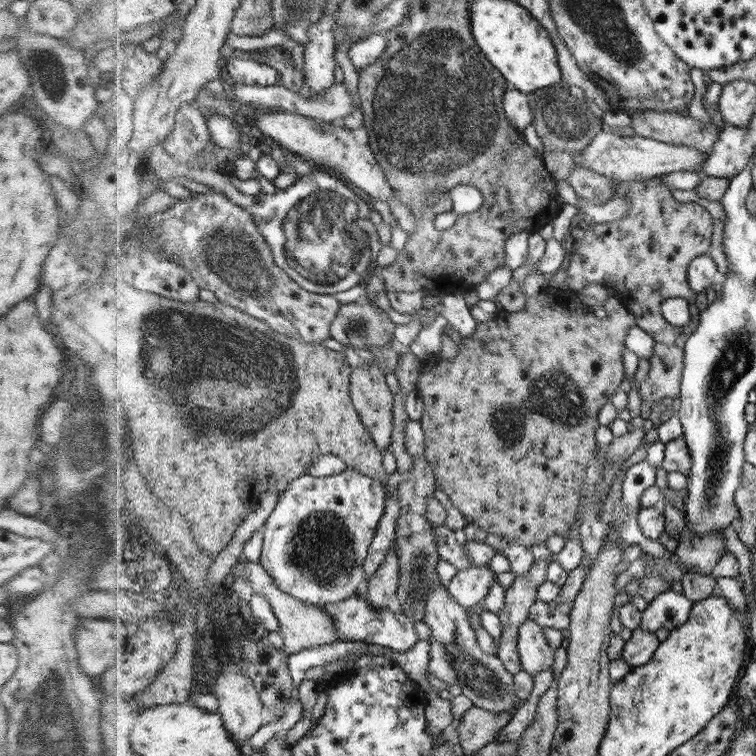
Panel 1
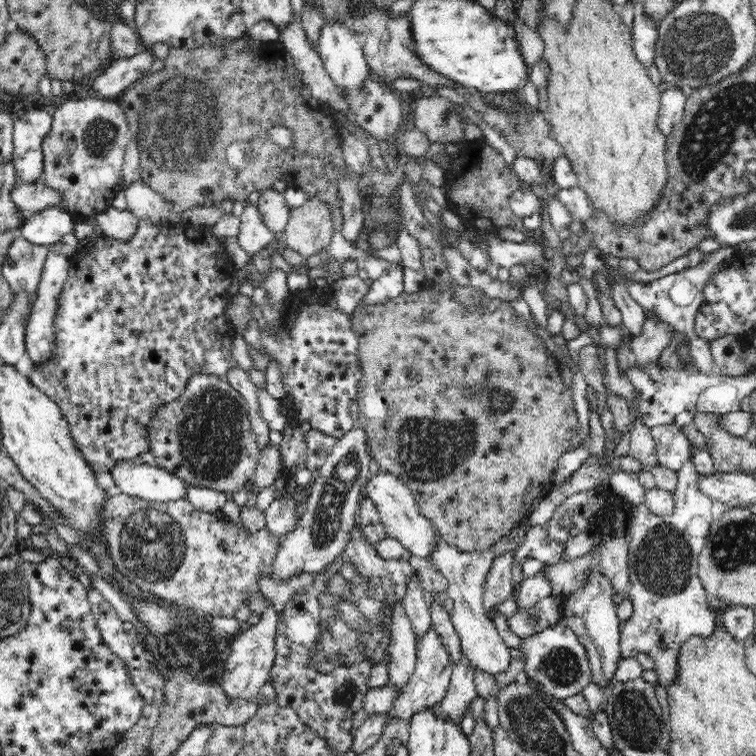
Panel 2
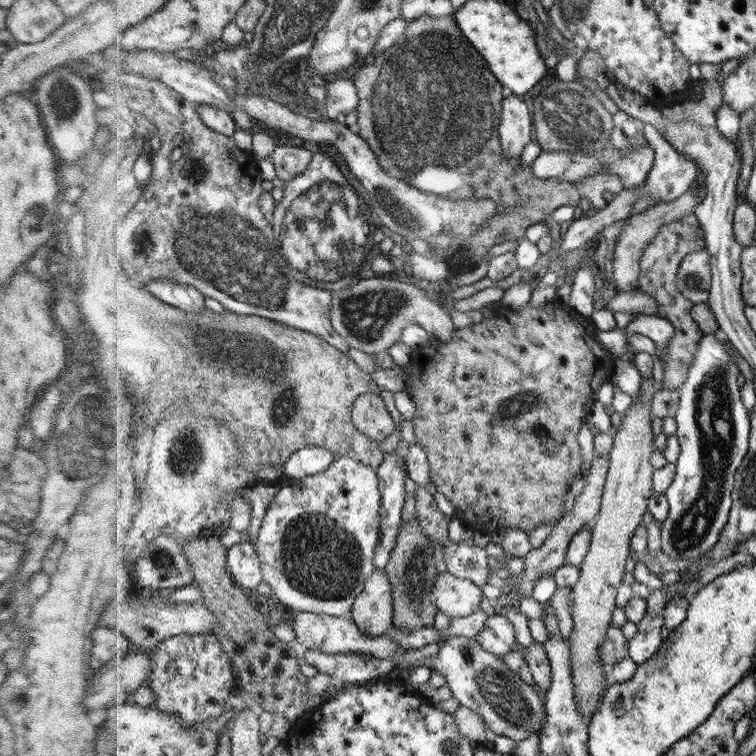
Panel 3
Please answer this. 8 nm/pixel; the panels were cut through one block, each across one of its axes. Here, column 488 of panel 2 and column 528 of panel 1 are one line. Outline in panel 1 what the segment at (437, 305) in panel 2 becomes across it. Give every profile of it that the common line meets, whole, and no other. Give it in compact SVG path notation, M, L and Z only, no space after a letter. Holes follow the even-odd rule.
M543 291L539 297L530 298L522 311L509 312L506 318L498 318L496 321L484 321L476 325L472 336L462 337L462 345L459 346L457 355L446 358L440 354L432 355L429 359L423 359L418 379L418 393L422 398L424 408L420 425L424 431L426 461L430 463L434 478L443 491L450 496L453 505L466 516L470 524L474 524L485 534L503 536L510 540L518 540L524 546L531 549L534 545L545 543L548 538L558 535L566 540L572 532L572 525L579 520L579 503L582 498L583 478L587 473L588 464L595 456L599 447L596 434L600 427L600 414L604 414L604 406L612 403L612 398L624 390L624 382L628 382L628 345L625 341L626 333L631 326L636 326L635 316L628 312L617 298L609 298L605 303L607 317L600 318L600 314L594 314L593 309L568 310L566 302L558 300L556 294ZM544 441L553 442L553 447L558 449L554 458L544 455Z

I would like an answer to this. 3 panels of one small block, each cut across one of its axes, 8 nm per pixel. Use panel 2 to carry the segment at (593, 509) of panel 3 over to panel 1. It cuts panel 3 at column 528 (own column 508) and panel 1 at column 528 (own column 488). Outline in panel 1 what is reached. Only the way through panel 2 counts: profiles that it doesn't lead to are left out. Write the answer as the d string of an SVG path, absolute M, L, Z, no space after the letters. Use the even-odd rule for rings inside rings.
M535 560L530 567L530 573L524 573L523 575L516 575L513 584L505 589L505 605L498 616L500 617L503 633L501 639L496 647L496 656L502 661L504 668L512 675L516 675L521 672L521 662L519 659L519 652L517 651L517 640L519 637L520 625L527 620L531 606L537 600L537 590L540 584L542 584L547 578L547 568L551 563L549 560Z

